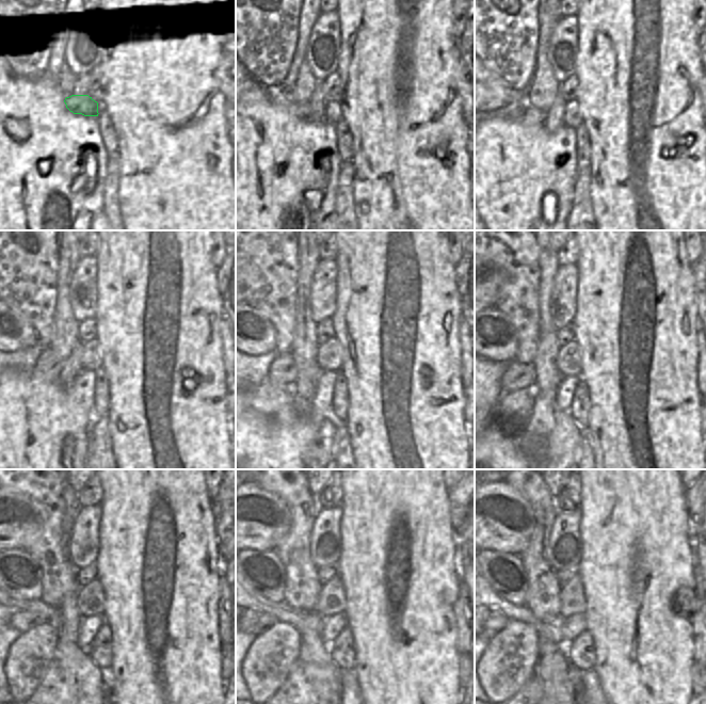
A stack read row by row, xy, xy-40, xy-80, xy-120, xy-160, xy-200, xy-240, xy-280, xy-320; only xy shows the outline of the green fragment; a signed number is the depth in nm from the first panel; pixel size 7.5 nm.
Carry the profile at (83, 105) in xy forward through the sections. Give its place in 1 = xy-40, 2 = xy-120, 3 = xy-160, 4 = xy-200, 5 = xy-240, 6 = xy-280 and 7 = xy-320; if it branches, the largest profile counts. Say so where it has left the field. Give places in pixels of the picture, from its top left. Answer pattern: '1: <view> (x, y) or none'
1: xy-40 (302, 110)
2: xy-120 (48, 366)
3: xy-160 (283, 371)
4: xy-200 (517, 376)
5: xy-240 (21, 621)
6: xy-280 (257, 622)
7: xy-320 (496, 621)

